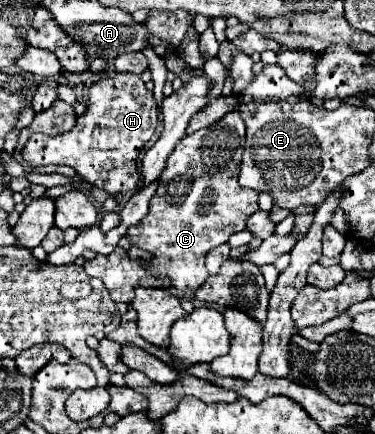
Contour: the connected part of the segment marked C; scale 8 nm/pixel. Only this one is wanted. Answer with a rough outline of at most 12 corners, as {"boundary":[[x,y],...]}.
{"boundary":[[239,112],[179,140],[127,238],[193,294],[259,210]]}

